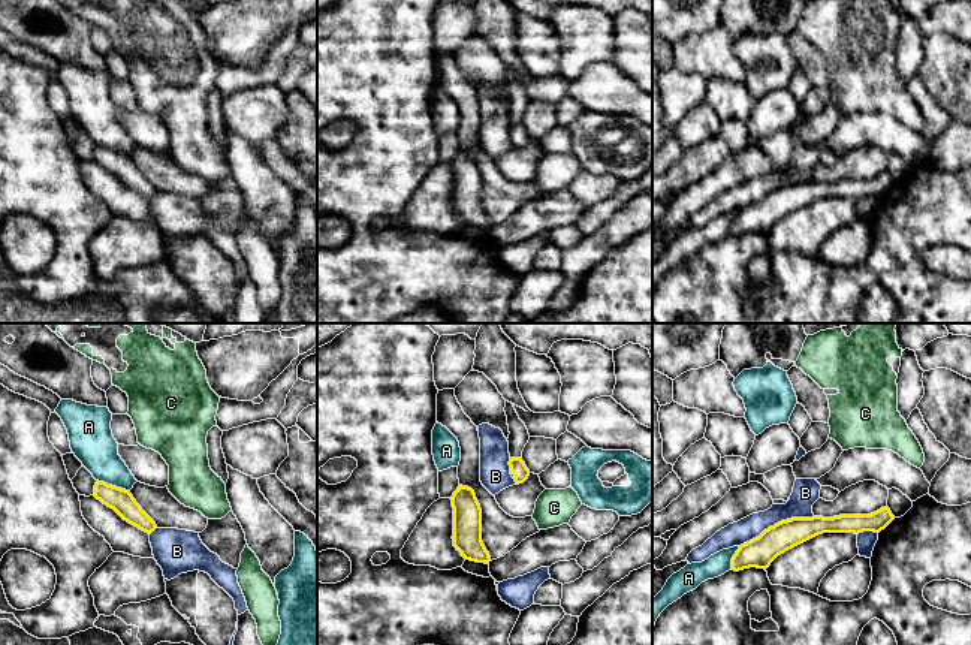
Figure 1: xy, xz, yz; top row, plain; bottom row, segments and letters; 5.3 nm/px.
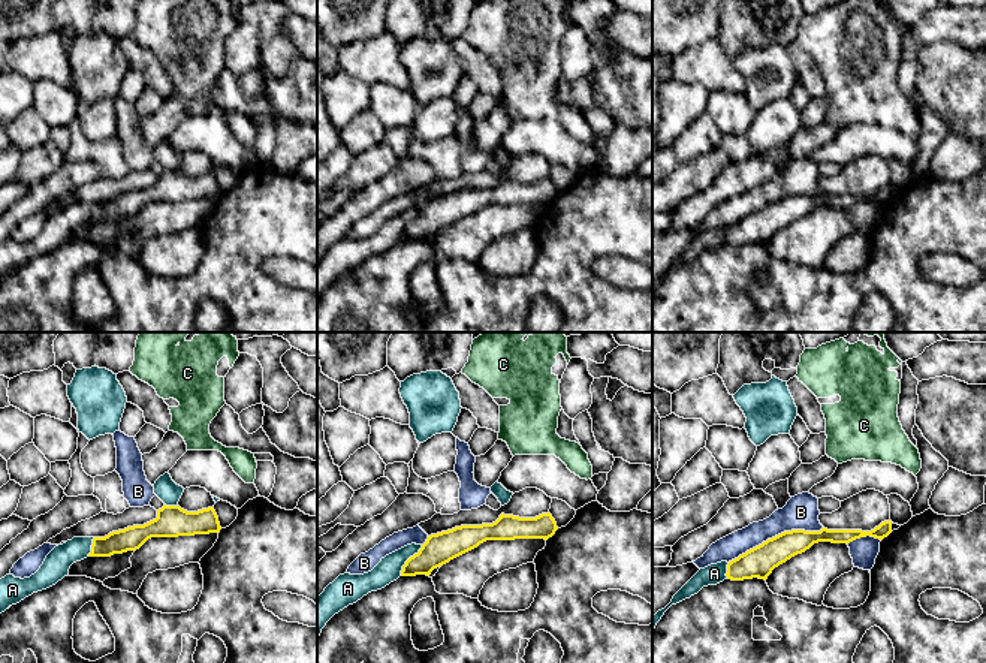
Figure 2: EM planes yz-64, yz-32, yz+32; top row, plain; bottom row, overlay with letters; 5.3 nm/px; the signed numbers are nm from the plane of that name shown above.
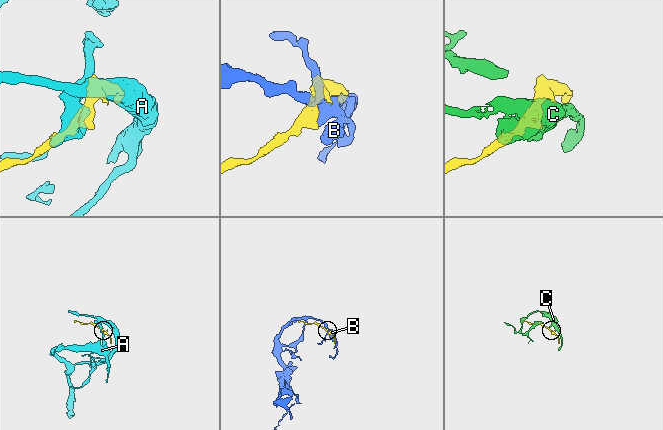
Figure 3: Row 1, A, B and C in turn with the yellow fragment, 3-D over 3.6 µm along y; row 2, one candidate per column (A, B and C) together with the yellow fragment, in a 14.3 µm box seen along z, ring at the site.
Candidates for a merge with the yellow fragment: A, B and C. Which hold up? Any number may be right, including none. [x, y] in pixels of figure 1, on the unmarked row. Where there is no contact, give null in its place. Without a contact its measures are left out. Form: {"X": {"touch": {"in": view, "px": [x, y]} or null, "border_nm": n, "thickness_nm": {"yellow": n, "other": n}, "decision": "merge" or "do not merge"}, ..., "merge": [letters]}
{"A": {"touch": {"in": "xy", "px": [114, 151]}, "border_nm": 190, "thickness_nm": {"yellow": 120, "other": 220}, "decision": "do not merge"}, "B": {"touch": {"in": "yz", "px": [775, 189]}, "border_nm": 440, "thickness_nm": {"yellow": 160, "other": 140}, "decision": "do not merge"}, "C": {"touch": {"in": "xz", "px": [512, 136]}, "border_nm": 40, "thickness_nm": {"yellow": 90, "other": 20}, "decision": "merge"}, "merge": ["C"]}

